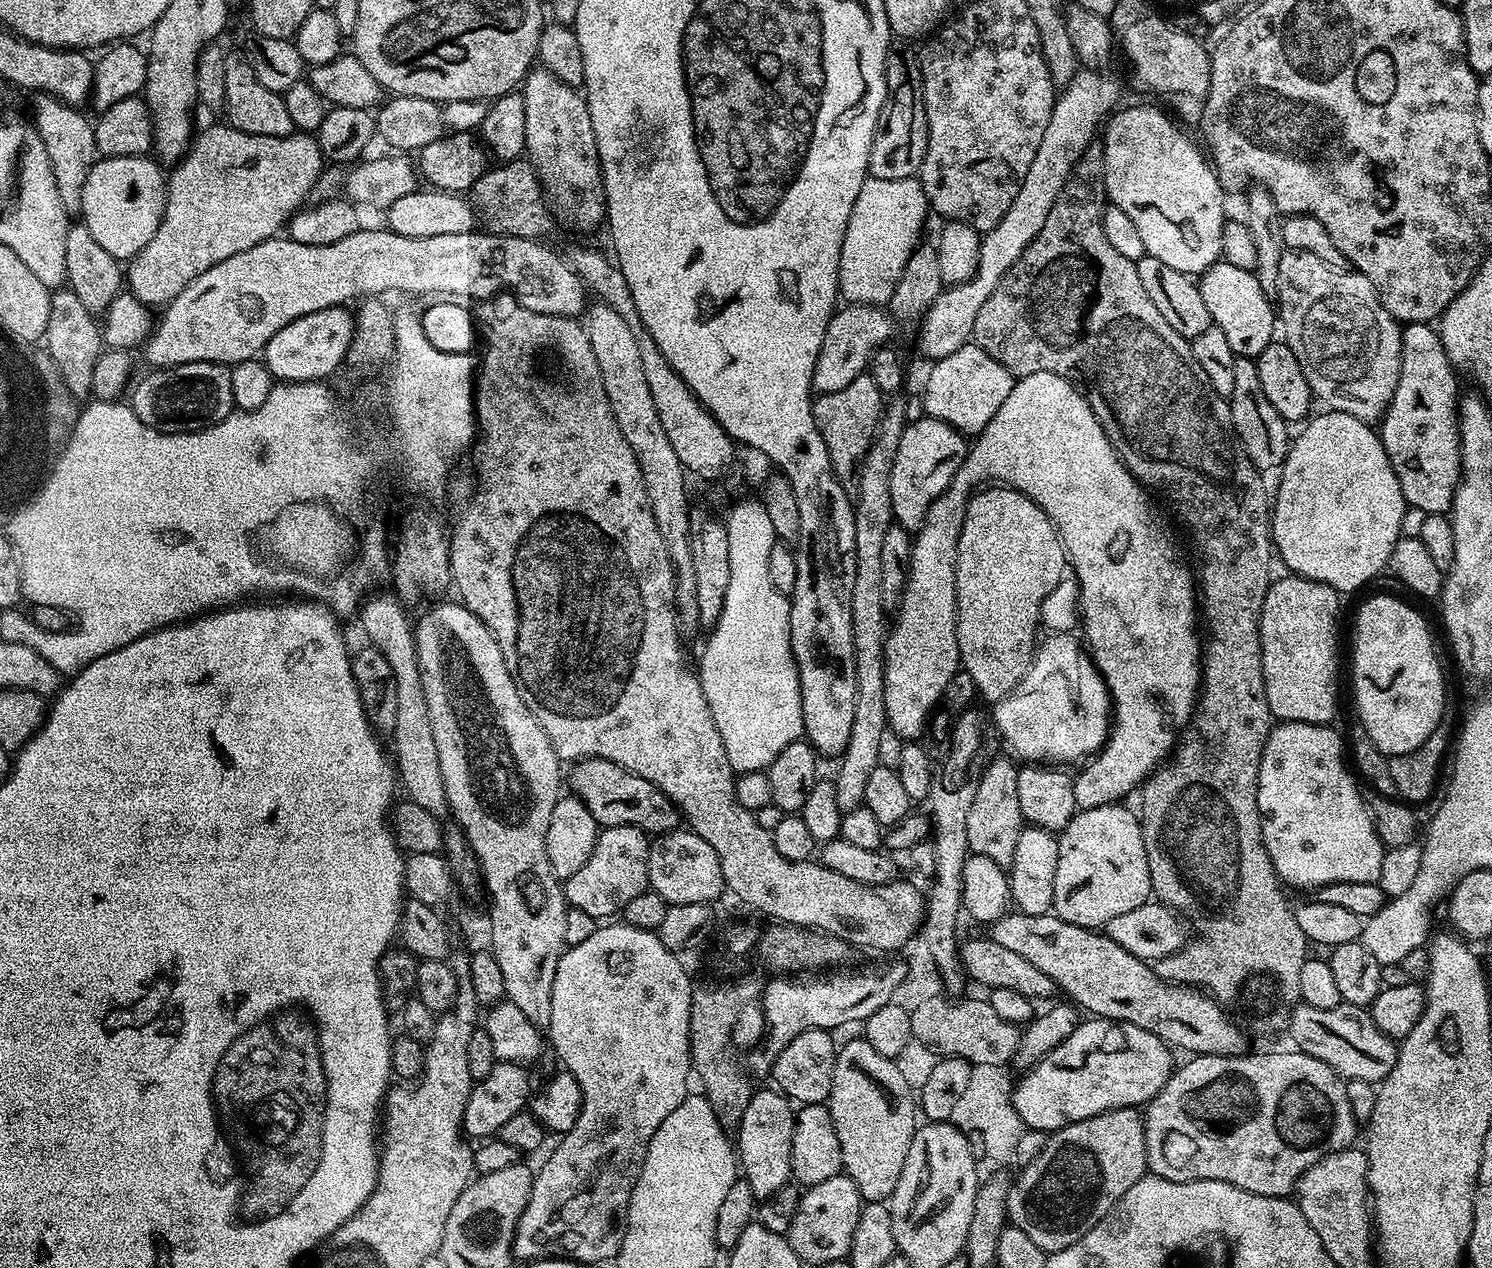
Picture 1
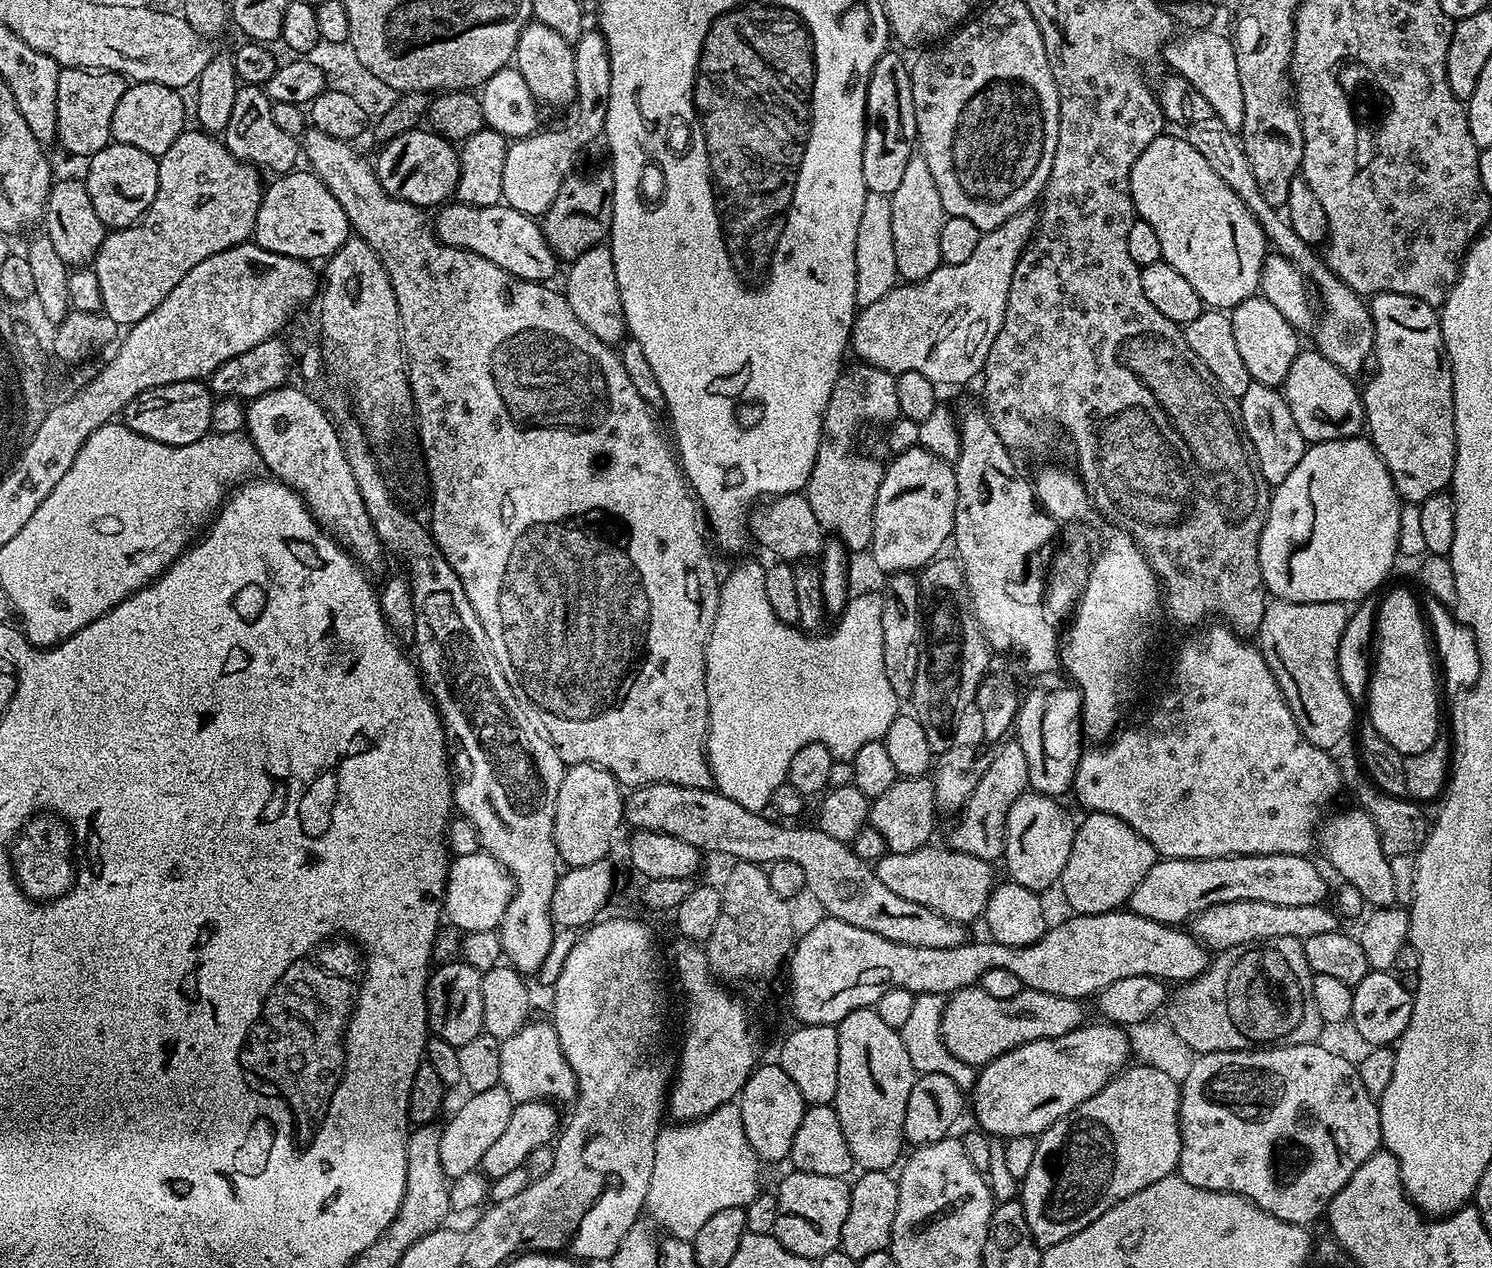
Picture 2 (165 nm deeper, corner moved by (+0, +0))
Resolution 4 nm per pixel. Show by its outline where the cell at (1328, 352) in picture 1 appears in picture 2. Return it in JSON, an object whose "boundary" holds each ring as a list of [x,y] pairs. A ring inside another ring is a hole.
{"boundary":[[[1213,114],[1210,118],[1205,118],[1203,122],[1187,125],[1186,138],[1190,142],[1190,146],[1194,146],[1194,150],[1198,150],[1198,154],[1202,154],[1202,158],[1206,158],[1206,162],[1210,162],[1210,170],[1214,170],[1214,174],[1218,174],[1218,178],[1222,178],[1222,182],[1226,182],[1226,186],[1230,186],[1230,190],[1234,190],[1234,194],[1238,194],[1238,198],[1242,198],[1246,210],[1250,210],[1252,217],[1262,226],[1264,236],[1270,242],[1271,247],[1279,255],[1292,261],[1304,273],[1305,277],[1314,285],[1318,296],[1318,291],[1320,291],[1320,296],[1324,299],[1324,308],[1328,313],[1325,316],[1323,313],[1322,316],[1324,328],[1315,329],[1315,332],[1317,331],[1315,347],[1334,366],[1338,366],[1338,370],[1355,377],[1356,372],[1363,370],[1364,363],[1367,360],[1369,363],[1374,356],[1376,335],[1374,334],[1371,307],[1354,289],[1342,283],[1331,272],[1323,259],[1317,253],[1316,256],[1312,253],[1315,252],[1313,245],[1302,242],[1302,238],[1298,238],[1298,234],[1294,234],[1287,219],[1278,209],[1270,206],[1266,202],[1266,198],[1262,198],[1262,194],[1258,190],[1258,182],[1254,179],[1254,170],[1250,170],[1250,158],[1246,158],[1246,150],[1237,133],[1231,132],[1228,125],[1222,123]]]}

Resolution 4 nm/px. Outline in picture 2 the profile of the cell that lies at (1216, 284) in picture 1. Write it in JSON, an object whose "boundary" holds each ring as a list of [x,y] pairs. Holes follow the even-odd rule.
{"boundary":[[[1259,294],[1243,300],[1237,308],[1231,309],[1230,315],[1234,326],[1234,342],[1238,345],[1238,354],[1242,357],[1242,362],[1246,362],[1246,370],[1250,370],[1253,381],[1271,388],[1280,388],[1286,374],[1290,374],[1290,366],[1294,358],[1302,351],[1302,344],[1296,337],[1299,336],[1297,329],[1292,328],[1290,322],[1286,322],[1286,318],[1278,314],[1276,307],[1270,306],[1270,302]]]}

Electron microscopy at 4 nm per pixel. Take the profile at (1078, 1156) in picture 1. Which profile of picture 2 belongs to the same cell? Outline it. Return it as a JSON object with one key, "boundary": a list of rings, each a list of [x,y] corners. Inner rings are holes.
{"boundary":[[[1132,1064],[1125,1067],[1105,1088],[1098,1090],[1098,1094],[1094,1094],[1094,1098],[1082,1102],[1077,1108],[1070,1110],[1070,1114],[1066,1114],[1061,1120],[1051,1124],[1045,1132],[1040,1133],[1038,1150],[1034,1153],[1034,1163],[1030,1166],[1030,1174],[1026,1174],[1022,1181],[1022,1187],[1024,1187],[1022,1203],[1026,1222],[1041,1249],[1049,1248],[1052,1244],[1057,1244],[1074,1234],[1078,1234],[1078,1230],[1086,1230],[1086,1226],[1090,1226],[1090,1222],[1094,1222],[1094,1218],[1102,1218],[1102,1214],[1106,1214],[1106,1210],[1110,1210],[1118,1202],[1124,1201],[1130,1194],[1137,1193],[1138,1190],[1145,1189],[1146,1186],[1153,1185],[1154,1182],[1175,1173],[1179,1167],[1181,1156],[1179,1107],[1180,1090],[1179,1083],[1175,1078],[1152,1066]]]}

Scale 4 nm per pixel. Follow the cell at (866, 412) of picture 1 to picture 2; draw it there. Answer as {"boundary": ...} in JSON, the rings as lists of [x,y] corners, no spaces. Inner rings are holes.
{"boundary":[[[863,362],[853,363],[841,371],[840,377],[834,382],[834,390],[830,390],[830,402],[826,402],[826,414],[820,431],[818,454],[814,458],[814,470],[808,479],[806,495],[814,515],[818,518],[825,533],[834,534],[849,553],[864,554],[871,549],[874,534],[874,502],[878,502],[878,486],[882,486],[885,465],[879,464],[872,456],[856,449],[856,435],[867,424],[891,425],[900,416],[898,406],[898,390],[896,376],[893,373],[876,368]]]}

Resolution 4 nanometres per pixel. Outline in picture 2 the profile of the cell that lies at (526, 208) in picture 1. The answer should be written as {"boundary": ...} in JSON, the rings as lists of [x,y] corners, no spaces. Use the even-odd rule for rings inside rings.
{"boundary":[[[611,171],[592,172],[589,176],[569,174],[561,184],[557,197],[542,216],[546,242],[561,261],[571,262],[591,247],[609,239],[614,214],[614,178]]]}

